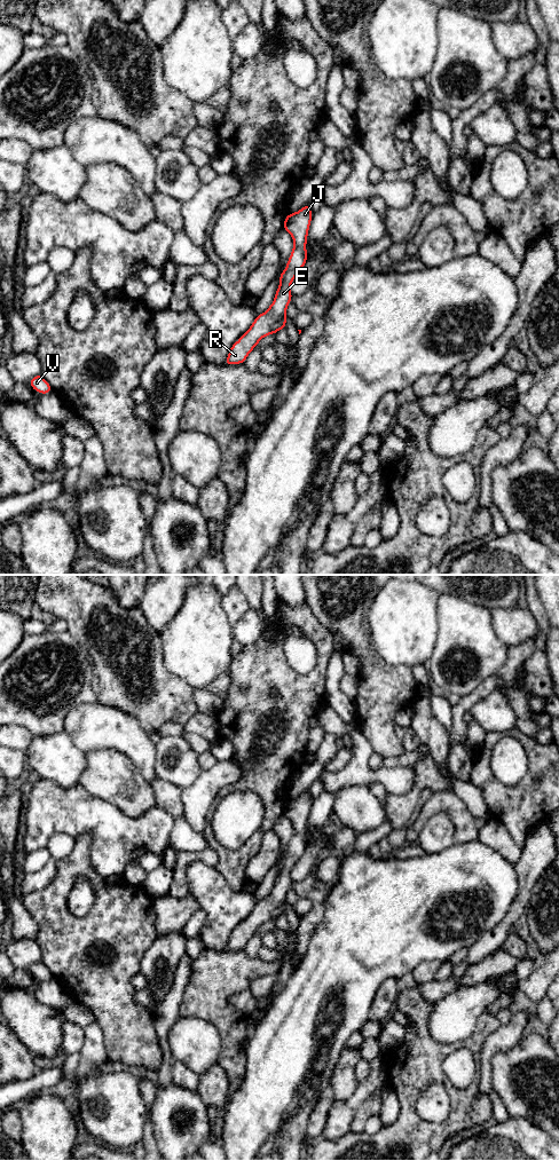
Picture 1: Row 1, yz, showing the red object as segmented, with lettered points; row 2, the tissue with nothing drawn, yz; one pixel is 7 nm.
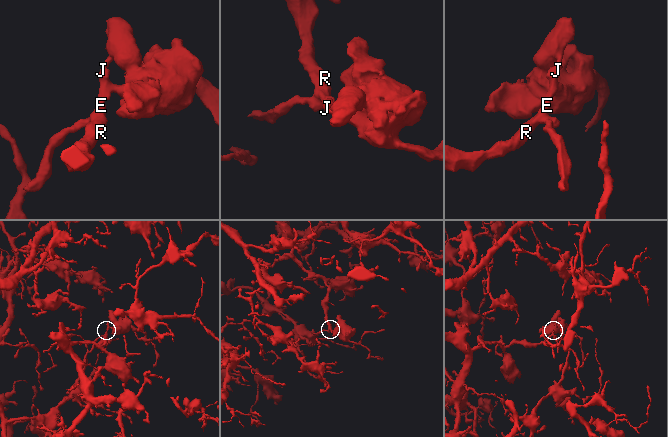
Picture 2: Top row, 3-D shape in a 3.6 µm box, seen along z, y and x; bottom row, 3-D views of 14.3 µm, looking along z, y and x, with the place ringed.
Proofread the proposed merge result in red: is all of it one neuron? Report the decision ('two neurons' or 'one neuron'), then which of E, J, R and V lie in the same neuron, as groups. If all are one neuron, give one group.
one neuron | E J R V

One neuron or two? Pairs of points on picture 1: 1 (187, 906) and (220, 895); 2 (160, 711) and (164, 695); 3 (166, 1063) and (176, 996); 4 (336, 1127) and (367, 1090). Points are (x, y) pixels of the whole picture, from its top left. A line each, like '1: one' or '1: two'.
1: two
2: one
3: one
4: one

